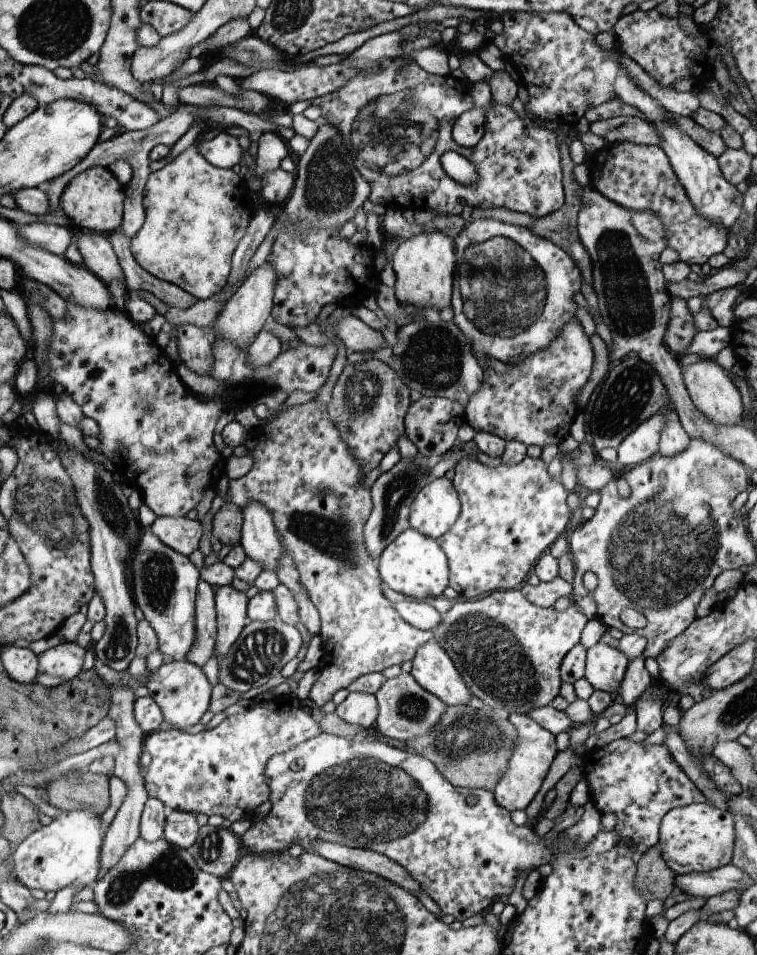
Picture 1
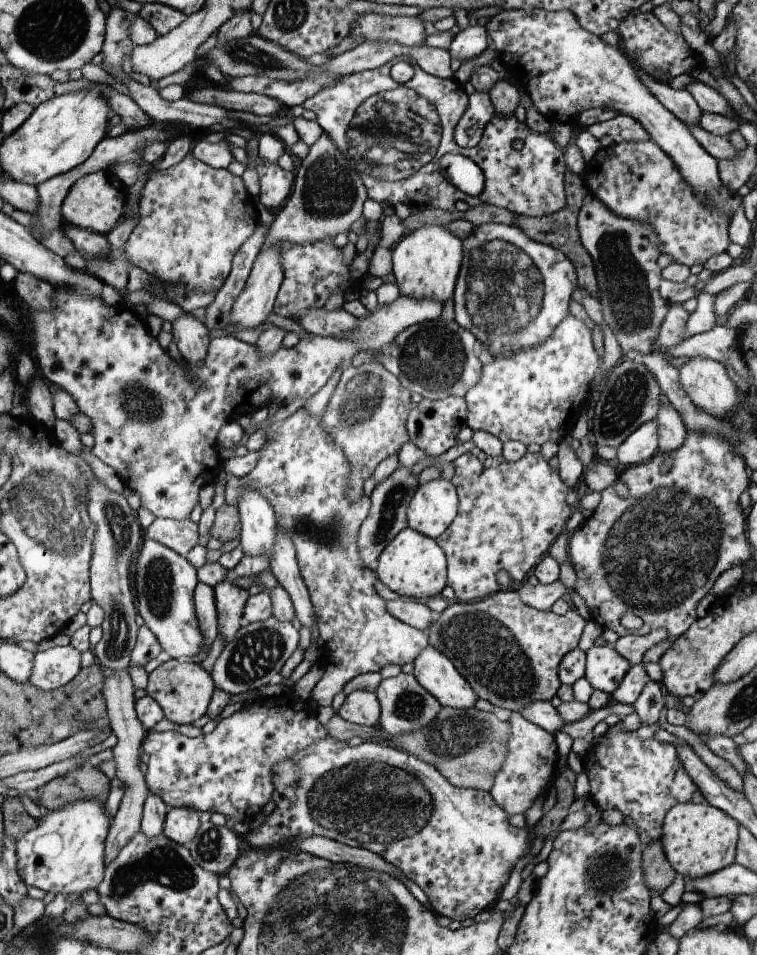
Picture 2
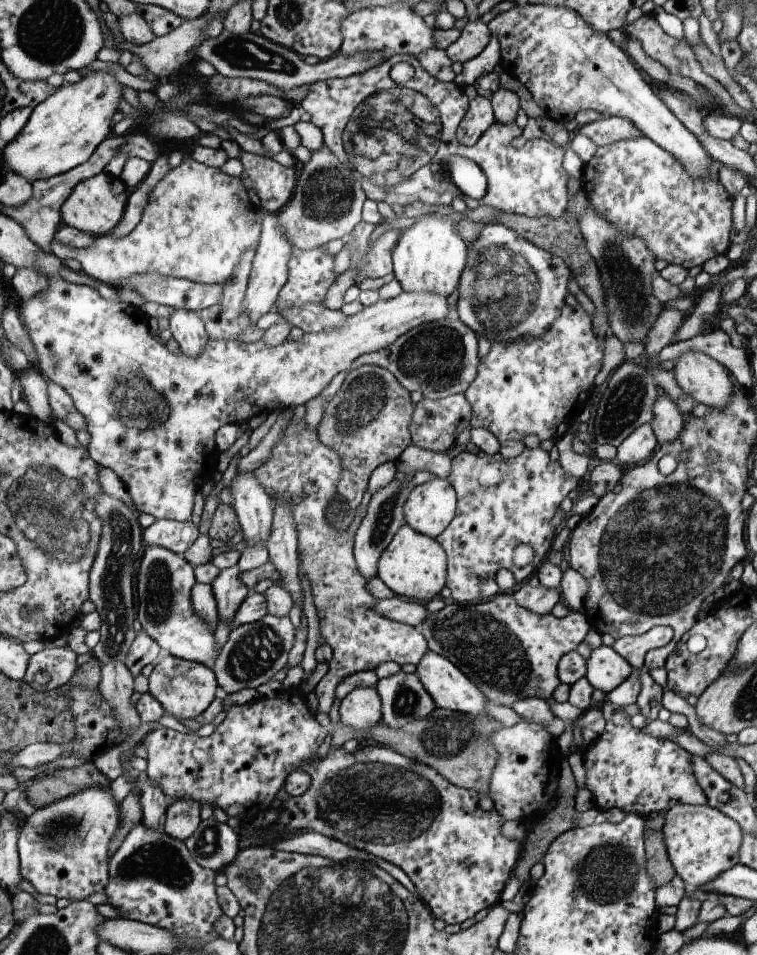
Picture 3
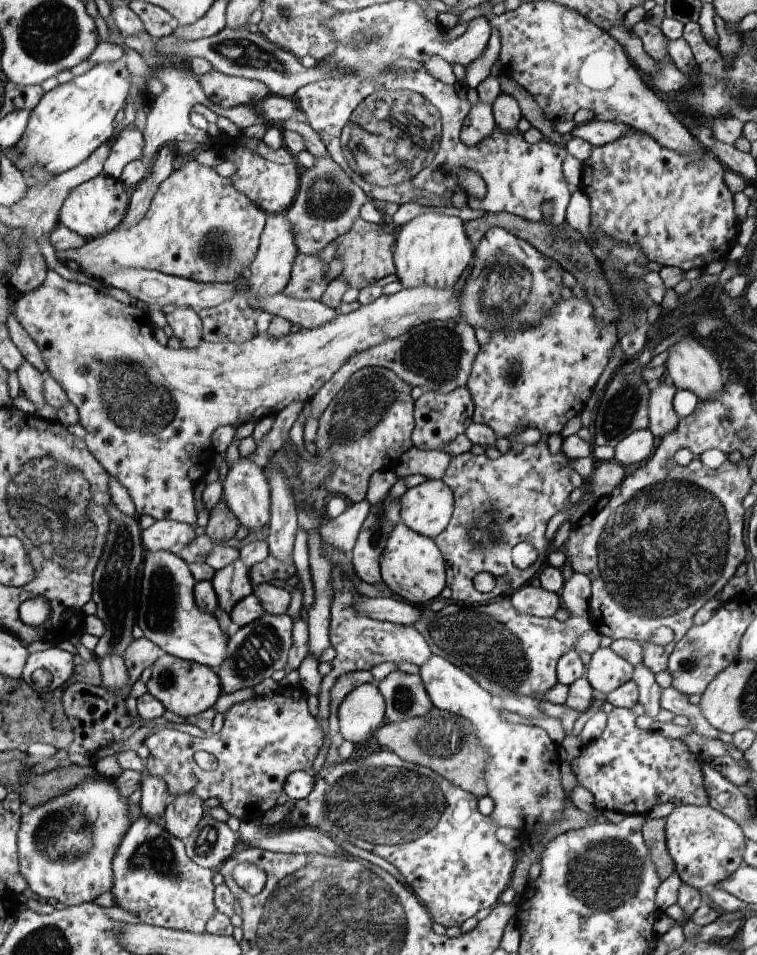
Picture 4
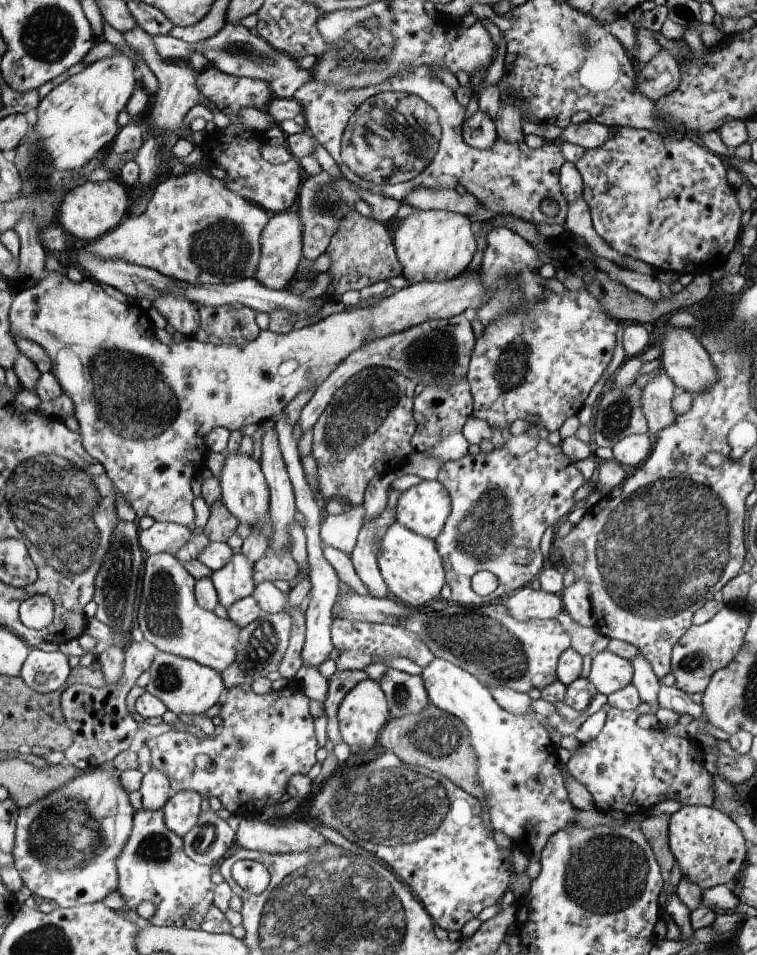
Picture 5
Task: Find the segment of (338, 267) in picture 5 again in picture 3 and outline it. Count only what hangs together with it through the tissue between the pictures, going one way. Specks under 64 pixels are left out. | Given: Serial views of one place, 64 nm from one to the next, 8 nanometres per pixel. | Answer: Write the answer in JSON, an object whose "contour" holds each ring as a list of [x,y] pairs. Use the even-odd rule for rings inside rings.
{"contour":[[[362,220],[354,227],[350,236],[344,240],[344,248],[350,250],[352,256],[350,268],[358,270],[356,264],[362,262],[362,270],[360,270],[357,277],[357,284],[366,278],[384,278],[384,276],[392,274],[392,257],[394,256],[392,250],[395,250],[394,246],[396,246],[396,243],[399,241],[400,230],[390,228],[372,244],[372,234],[374,234],[375,227],[375,225]]]}

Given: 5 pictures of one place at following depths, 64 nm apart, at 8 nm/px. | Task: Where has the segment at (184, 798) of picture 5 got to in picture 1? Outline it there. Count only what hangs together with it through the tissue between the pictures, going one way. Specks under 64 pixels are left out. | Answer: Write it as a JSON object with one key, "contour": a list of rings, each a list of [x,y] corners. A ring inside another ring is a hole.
{"contour":[[[168,809],[163,838],[174,846],[188,850],[198,840],[199,826],[196,815]]]}

